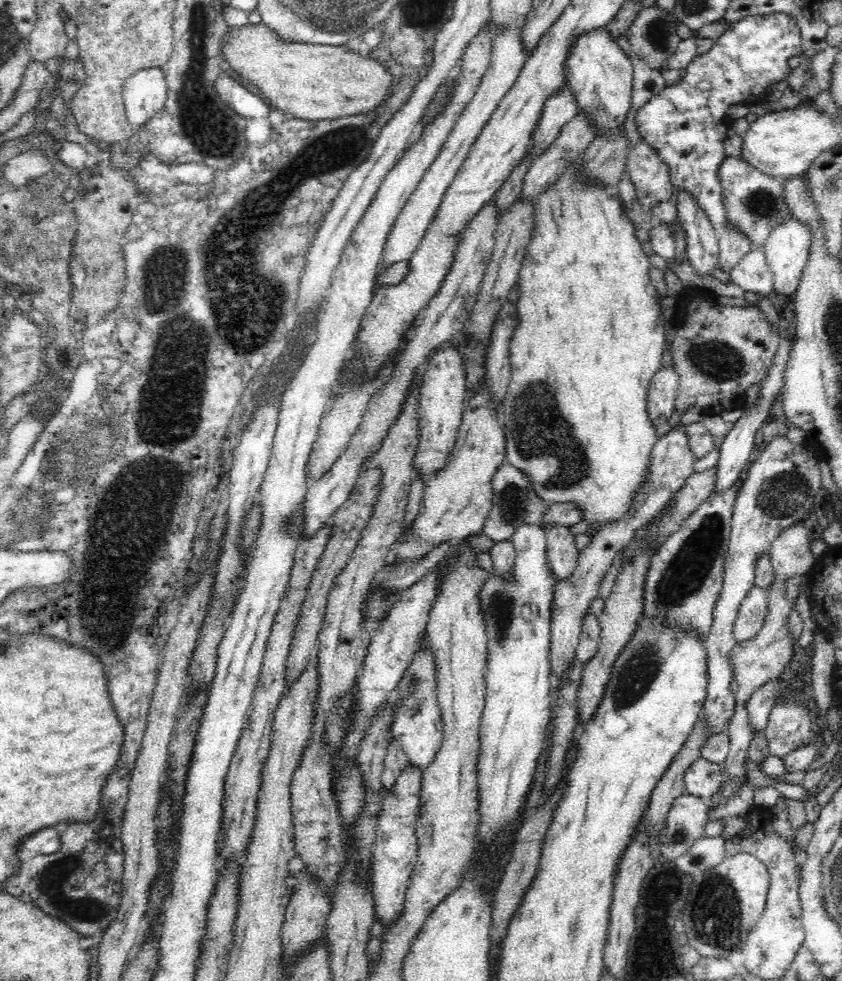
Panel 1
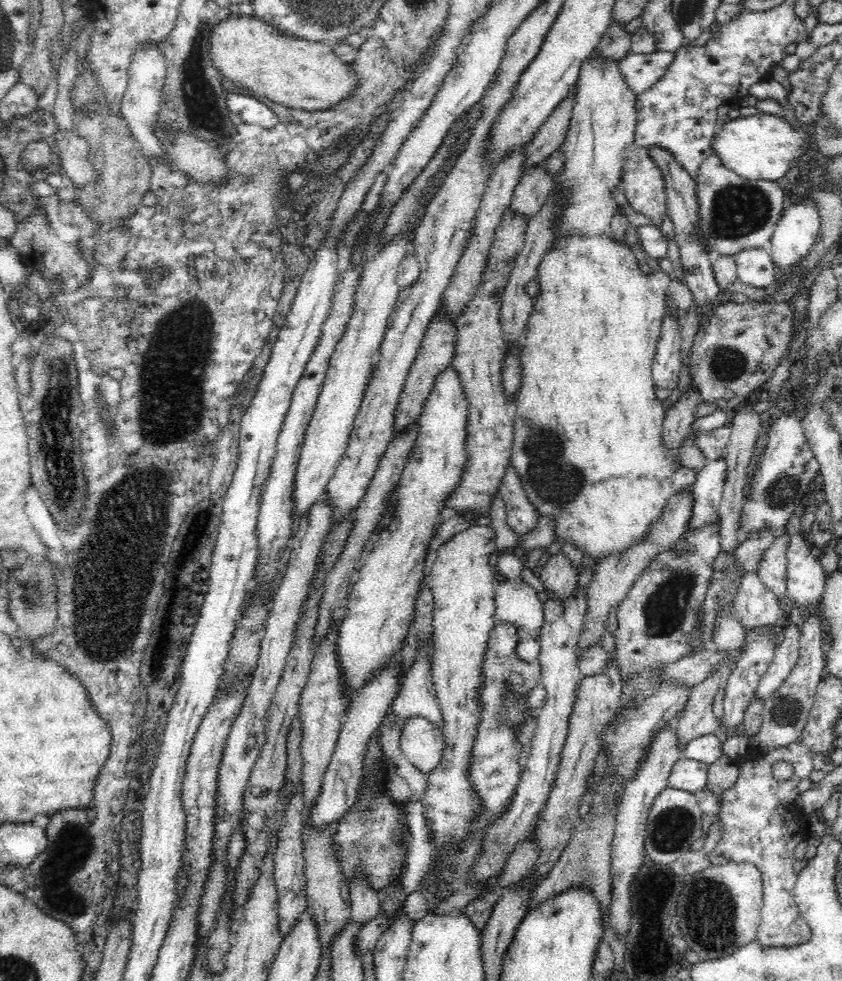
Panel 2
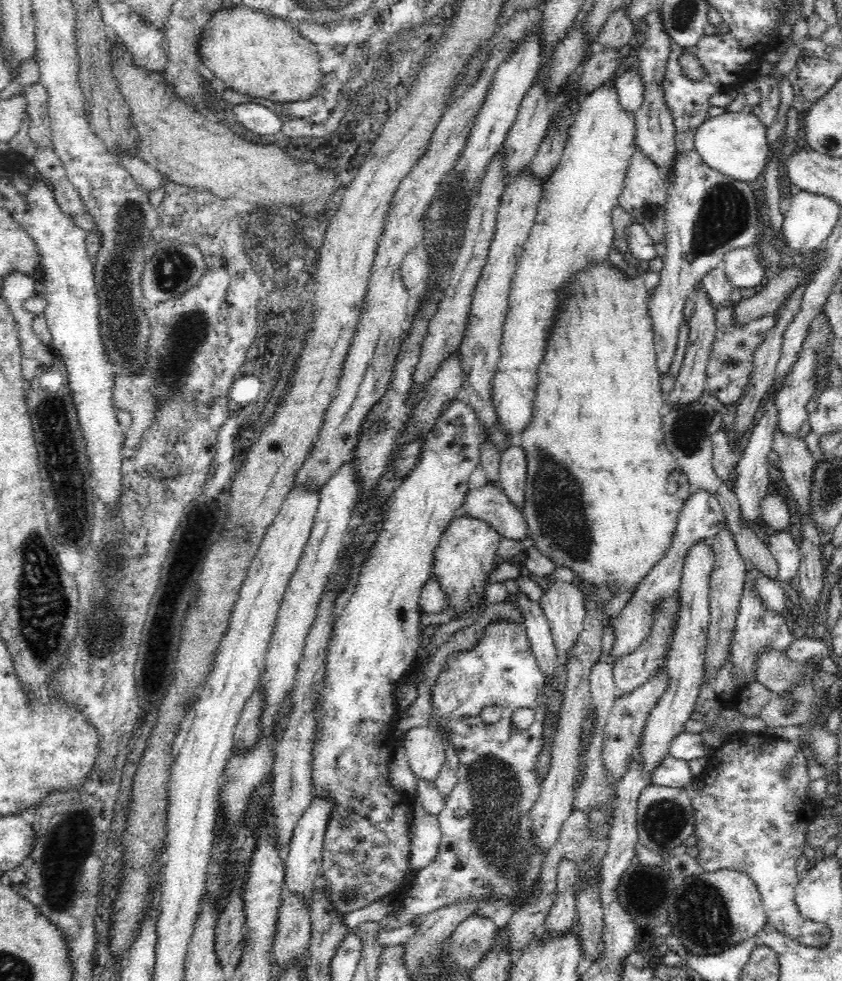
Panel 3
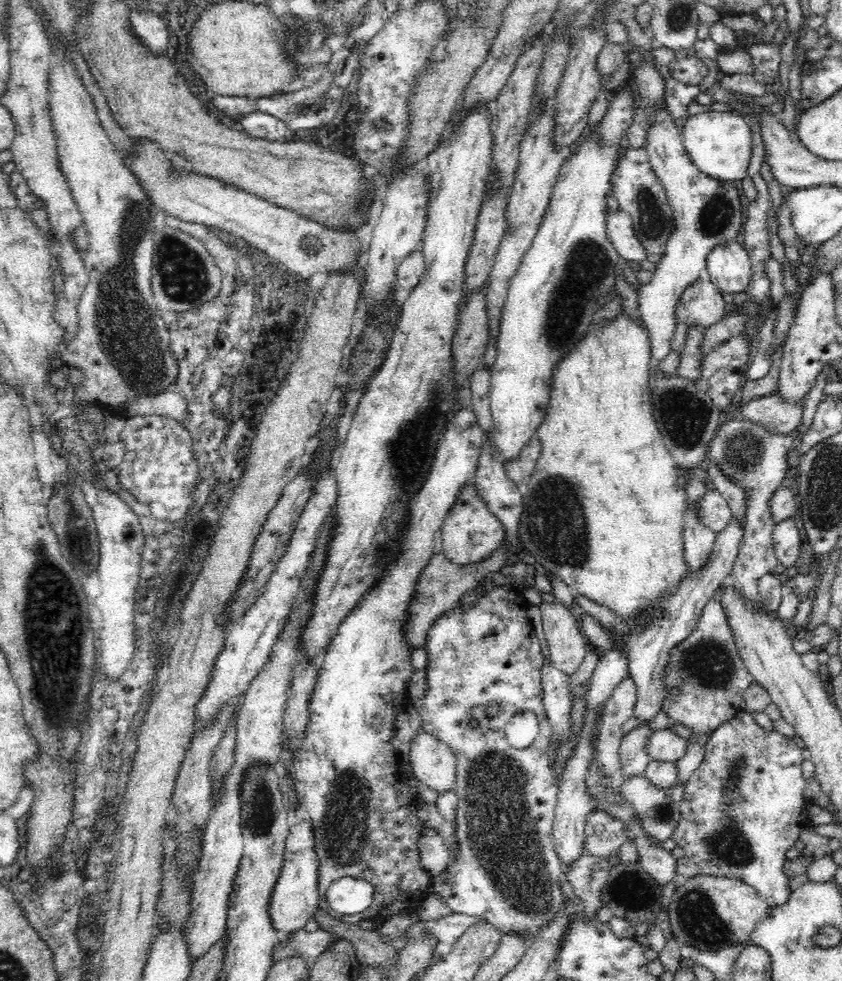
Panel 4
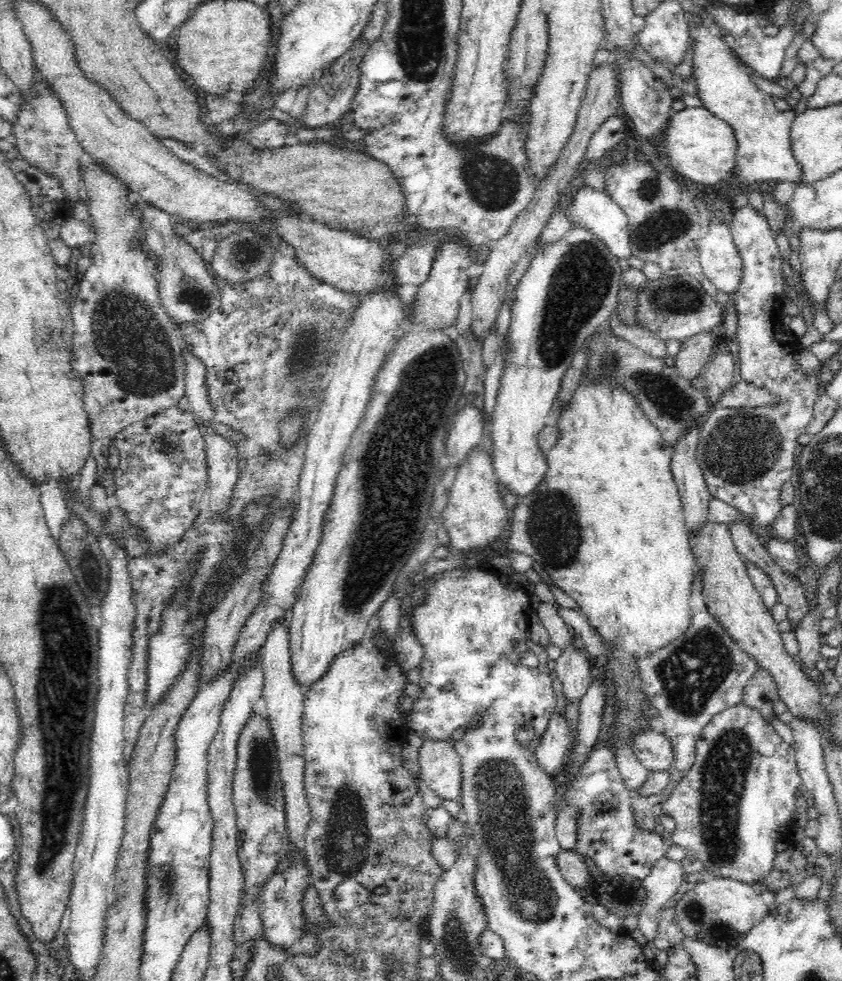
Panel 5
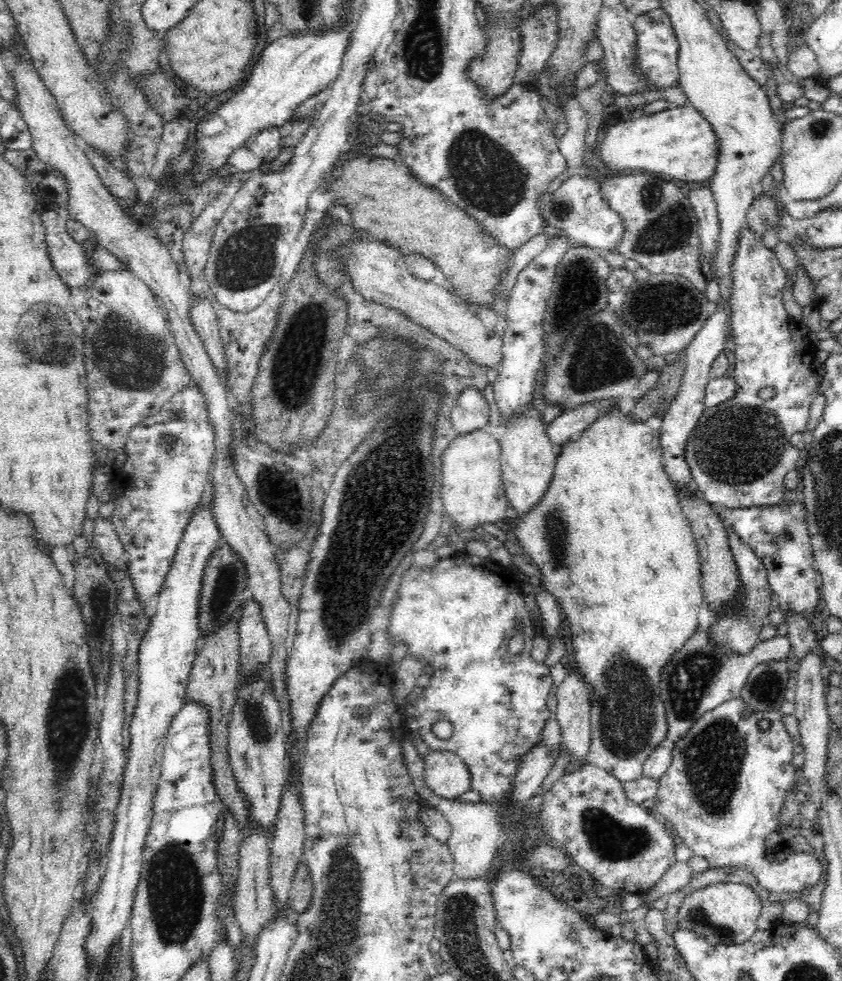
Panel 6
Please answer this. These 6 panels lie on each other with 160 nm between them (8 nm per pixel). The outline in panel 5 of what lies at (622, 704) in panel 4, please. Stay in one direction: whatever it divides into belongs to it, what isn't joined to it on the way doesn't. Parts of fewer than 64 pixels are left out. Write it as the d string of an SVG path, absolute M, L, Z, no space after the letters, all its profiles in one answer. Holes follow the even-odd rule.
M609 744L592 748L580 771L582 772L578 772L578 776L574 776L570 782L568 792L562 792L568 805L578 811L578 840L574 852L583 858L590 858L596 868L608 876L624 876L643 881L650 874L654 862L666 857L669 842L662 835L637 825L632 807L634 794L625 786Z

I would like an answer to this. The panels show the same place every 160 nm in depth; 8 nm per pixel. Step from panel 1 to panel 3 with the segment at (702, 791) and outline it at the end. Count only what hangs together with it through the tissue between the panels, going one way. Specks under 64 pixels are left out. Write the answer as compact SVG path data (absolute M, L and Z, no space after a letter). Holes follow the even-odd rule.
M666 757L660 760L657 766L658 768L654 768L654 774L652 774L654 785L684 789L684 786L696 780L690 773L688 761Z

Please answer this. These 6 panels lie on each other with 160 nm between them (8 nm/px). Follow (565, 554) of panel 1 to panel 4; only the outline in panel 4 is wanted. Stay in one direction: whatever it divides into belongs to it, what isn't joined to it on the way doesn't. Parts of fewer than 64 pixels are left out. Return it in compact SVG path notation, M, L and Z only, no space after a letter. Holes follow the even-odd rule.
M557 601L542 602L539 607L550 660L560 672L572 676L584 662L591 646L582 632L581 621L576 621L574 610Z

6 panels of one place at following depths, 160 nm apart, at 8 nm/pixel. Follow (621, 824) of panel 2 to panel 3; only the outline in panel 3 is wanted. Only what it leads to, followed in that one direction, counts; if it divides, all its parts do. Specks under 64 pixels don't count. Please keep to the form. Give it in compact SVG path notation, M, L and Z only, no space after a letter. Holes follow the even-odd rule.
M706 540L695 542L688 549L684 559L684 568L678 590L680 598L679 617L675 624L675 632L665 662L669 683L656 706L647 716L647 722L641 736L642 758L640 758L640 765L643 766L645 776L649 778L647 786L654 785L652 774L654 774L654 768L658 768L657 764L660 764L660 760L670 757L669 746L673 738L685 731L684 723L690 718L700 692L705 670L705 652L710 620L709 580L714 562L714 551Z

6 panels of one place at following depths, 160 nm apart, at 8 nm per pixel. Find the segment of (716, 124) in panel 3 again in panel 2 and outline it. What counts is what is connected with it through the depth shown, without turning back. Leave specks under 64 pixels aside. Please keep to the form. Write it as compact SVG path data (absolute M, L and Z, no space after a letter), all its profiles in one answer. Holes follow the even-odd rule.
M762 114L729 119L714 135L711 147L714 156L738 176L748 180L775 181L783 176L806 152L808 133L794 128L782 116Z

